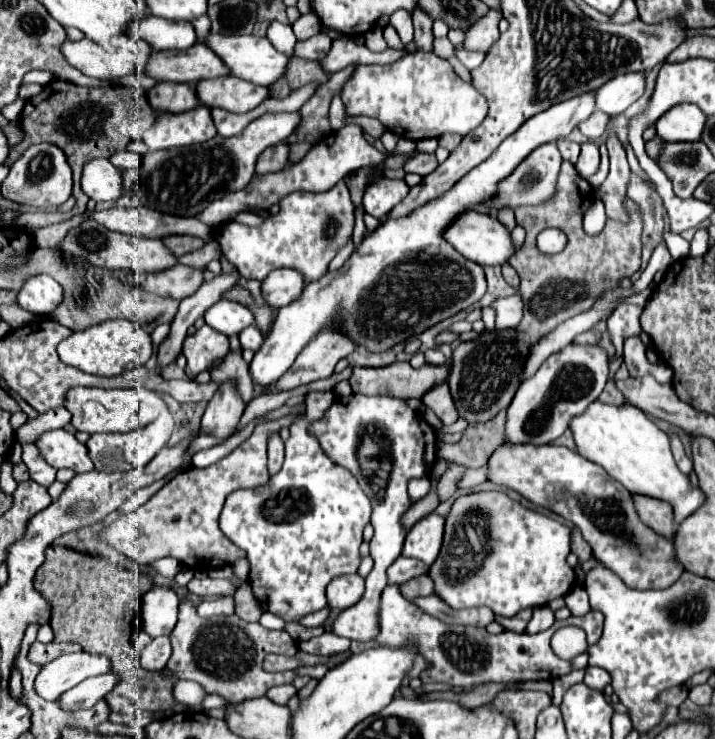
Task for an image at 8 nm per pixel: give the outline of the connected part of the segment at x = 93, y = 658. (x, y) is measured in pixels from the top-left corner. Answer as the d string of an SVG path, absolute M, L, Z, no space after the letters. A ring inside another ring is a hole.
M85 651L67 653L43 665L35 679L35 691L45 701L57 701L63 691L79 685L87 677L109 673L109 669L111 663L103 655L91 655Z

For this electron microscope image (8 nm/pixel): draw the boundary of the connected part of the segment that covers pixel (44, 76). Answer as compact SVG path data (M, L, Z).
M29 71L23 79L23 83L39 83L39 85L47 85L51 81L53 73L49 71Z

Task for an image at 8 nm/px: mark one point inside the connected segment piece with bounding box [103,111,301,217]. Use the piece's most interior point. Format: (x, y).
(184, 181)

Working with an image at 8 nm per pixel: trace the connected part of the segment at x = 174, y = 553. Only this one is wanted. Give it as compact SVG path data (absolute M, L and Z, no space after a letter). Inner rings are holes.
M283 417L279 421L269 421L259 425L253 435L241 443L233 453L221 461L197 469L189 467L177 473L167 485L163 485L147 503L137 511L119 515L109 527L99 533L111 549L131 557L139 565L147 565L161 557L175 557L185 567L193 571L209 571L223 565L231 565L235 559L245 557L243 549L237 549L219 529L219 513L223 509L225 497L235 489L261 487L269 481L267 469L267 435L289 427L295 417Z

